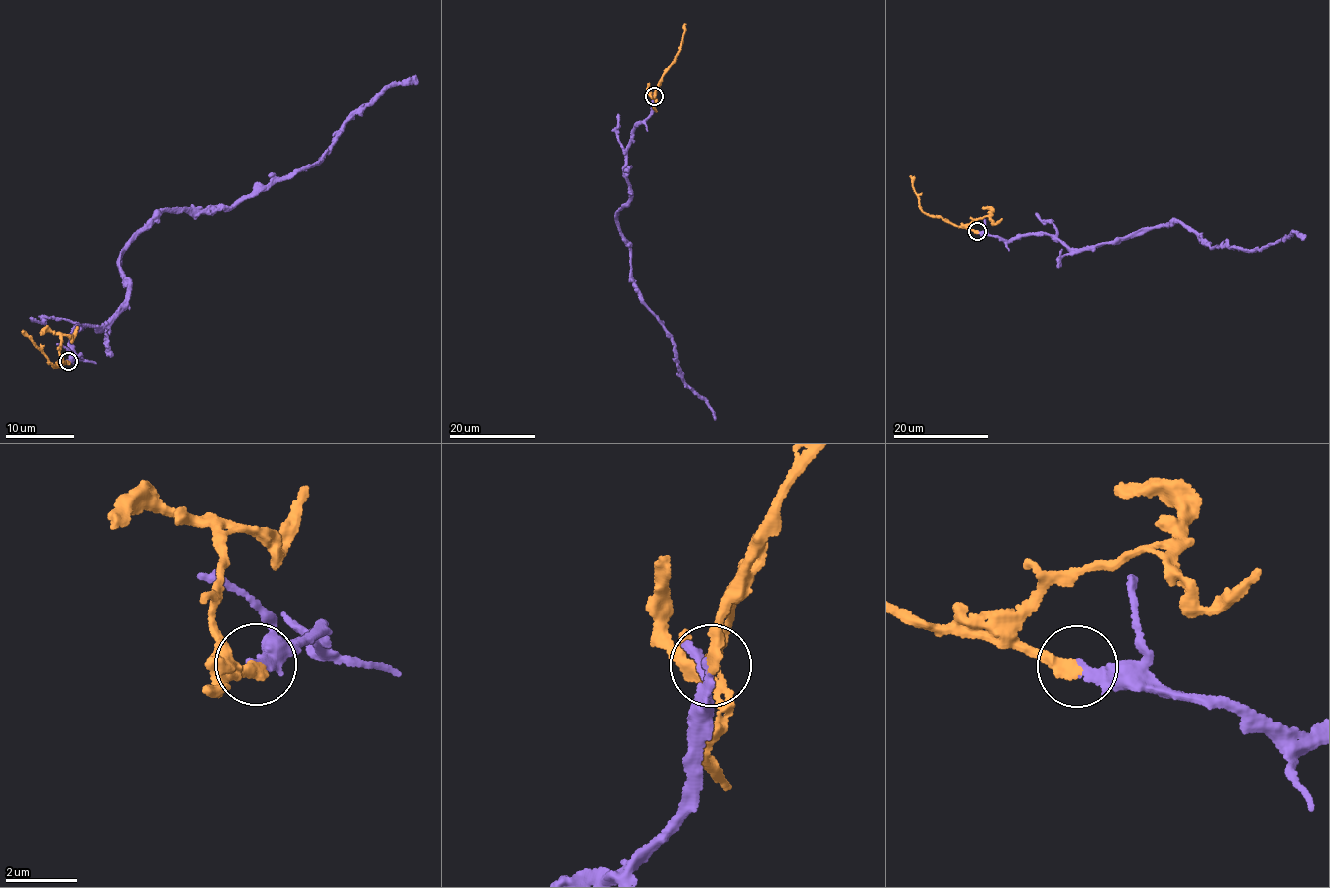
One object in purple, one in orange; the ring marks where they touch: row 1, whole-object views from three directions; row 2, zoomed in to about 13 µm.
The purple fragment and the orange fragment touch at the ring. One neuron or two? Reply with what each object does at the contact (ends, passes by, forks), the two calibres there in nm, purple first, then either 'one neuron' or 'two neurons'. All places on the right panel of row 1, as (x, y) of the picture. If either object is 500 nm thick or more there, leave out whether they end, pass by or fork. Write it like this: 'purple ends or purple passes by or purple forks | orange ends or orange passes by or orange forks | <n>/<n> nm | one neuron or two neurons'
purple ends | orange ends | 240/320 nm | one neuron

